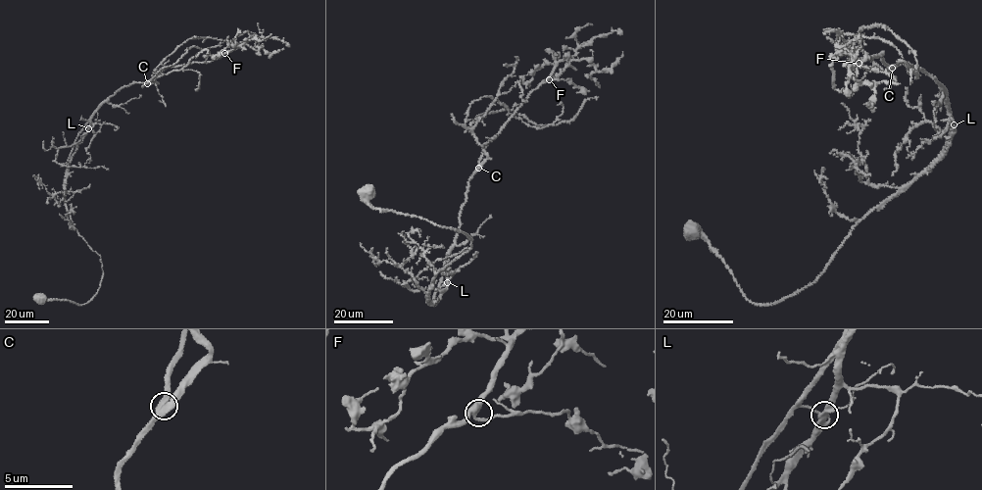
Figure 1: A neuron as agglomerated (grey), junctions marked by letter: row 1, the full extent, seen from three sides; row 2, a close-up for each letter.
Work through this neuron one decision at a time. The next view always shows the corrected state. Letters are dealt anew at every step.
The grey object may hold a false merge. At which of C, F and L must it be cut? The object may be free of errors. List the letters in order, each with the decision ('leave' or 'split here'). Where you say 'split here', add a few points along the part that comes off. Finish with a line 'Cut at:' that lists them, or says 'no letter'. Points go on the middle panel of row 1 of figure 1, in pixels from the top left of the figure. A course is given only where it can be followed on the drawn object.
C: leave
F: leave
L: split here; foreign part runs (448, 282), (440, 279), (459, 215), (488, 141), (560, 61), (588, 58), (601, 73), (615, 65), (623, 51)
Cut at: L

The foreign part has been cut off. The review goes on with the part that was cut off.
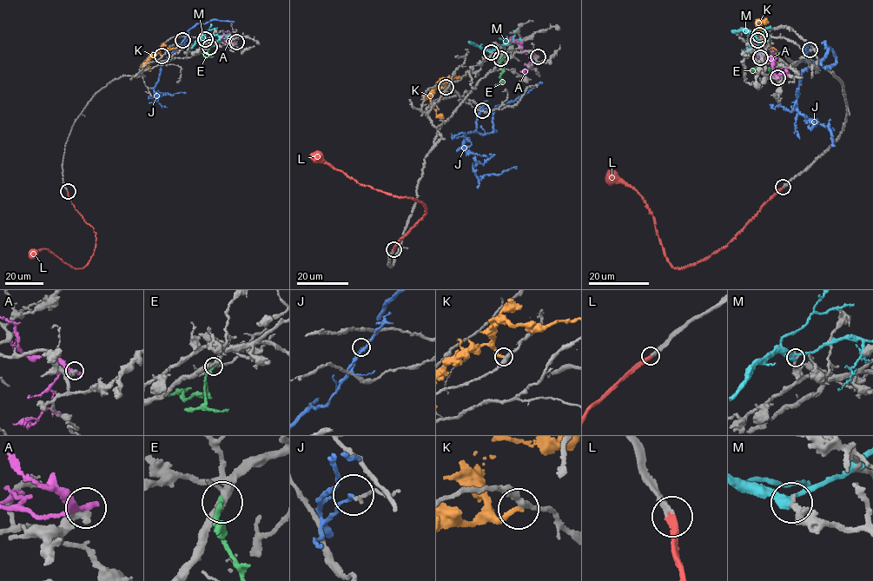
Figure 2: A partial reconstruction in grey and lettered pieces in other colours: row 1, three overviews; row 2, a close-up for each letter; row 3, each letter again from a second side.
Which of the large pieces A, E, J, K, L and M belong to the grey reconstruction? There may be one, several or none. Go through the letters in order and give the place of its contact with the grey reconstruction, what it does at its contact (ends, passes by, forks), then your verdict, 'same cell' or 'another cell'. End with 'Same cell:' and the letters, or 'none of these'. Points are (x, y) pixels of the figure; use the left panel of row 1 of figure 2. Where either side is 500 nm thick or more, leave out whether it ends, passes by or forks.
A: meets grey at (236, 42); it ends there; another cell
E: meets grey at (209, 47); it ends there; another cell
J: meets grey at (182, 40); it ends there; another cell
K: meets grey at (162, 56); it ends there; another cell
L: meets grey at (68, 191); it ends there; same cell
M: meets grey at (205, 39); it passes by; another cell
Same cell: L

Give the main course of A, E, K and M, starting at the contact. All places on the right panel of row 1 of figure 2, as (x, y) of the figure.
A: (777, 77), (772, 69), (773, 62), (761, 59), (757, 48), (753, 48)
E: (761, 57), (761, 62), (766, 68), (780, 69), (778, 67)
K: (760, 35), (759, 26), (765, 42), (777, 56)
M: (757, 40), (756, 49), (748, 51)

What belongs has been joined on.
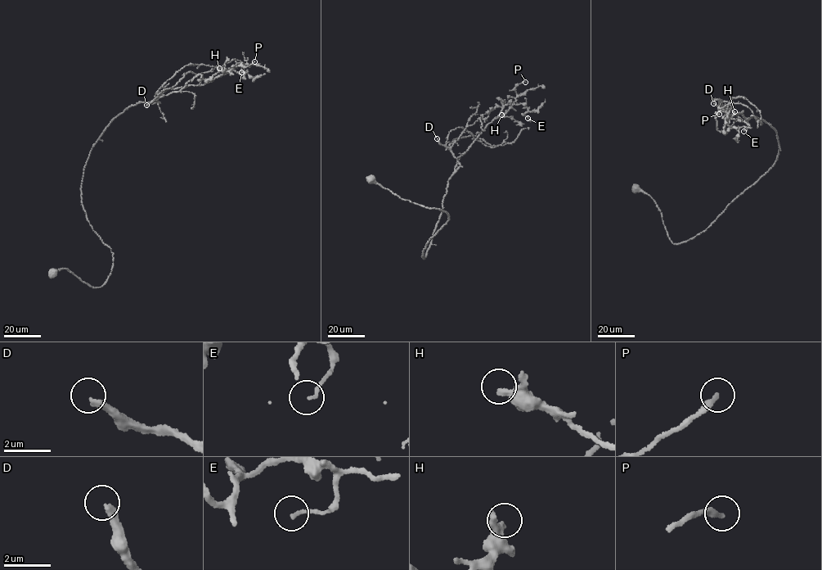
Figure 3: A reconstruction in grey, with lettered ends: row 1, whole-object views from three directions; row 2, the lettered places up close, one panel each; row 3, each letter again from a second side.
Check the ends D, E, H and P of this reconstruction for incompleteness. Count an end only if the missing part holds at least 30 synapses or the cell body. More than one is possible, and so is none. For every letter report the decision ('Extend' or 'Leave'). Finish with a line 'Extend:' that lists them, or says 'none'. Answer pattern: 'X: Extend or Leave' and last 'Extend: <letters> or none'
D: Extend
E: Leave
H: Leave
P: Leave
Extend: D

